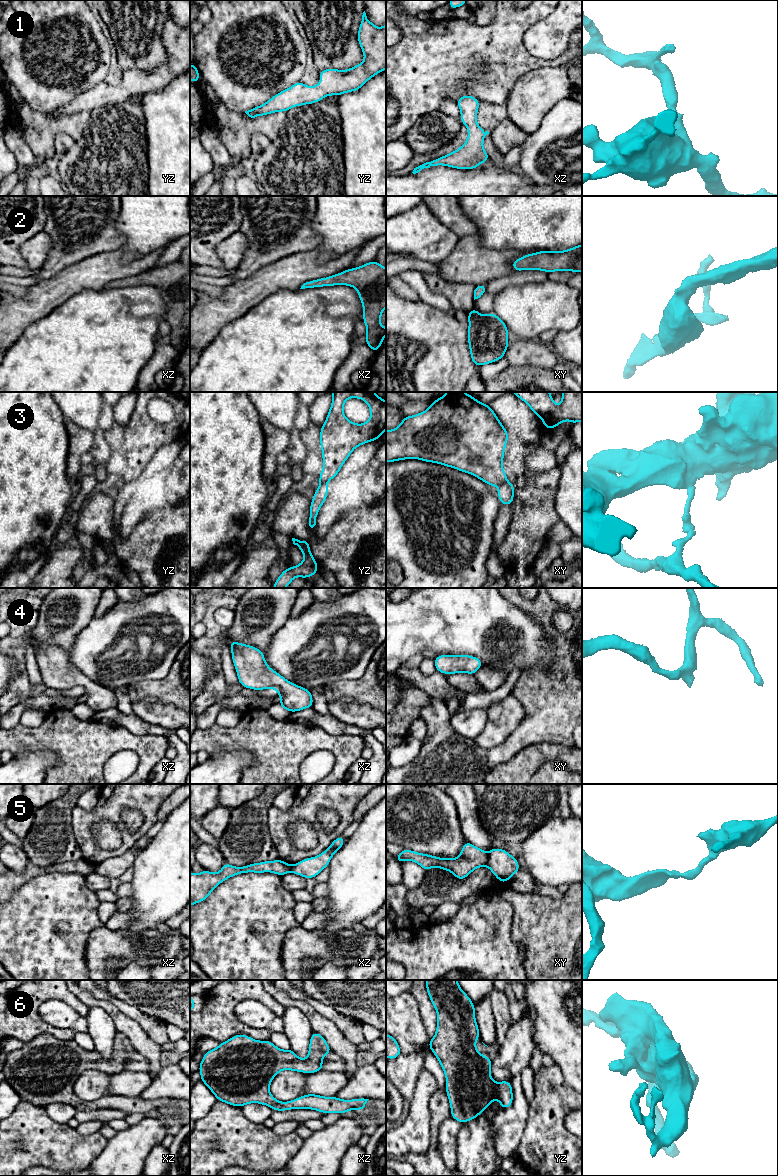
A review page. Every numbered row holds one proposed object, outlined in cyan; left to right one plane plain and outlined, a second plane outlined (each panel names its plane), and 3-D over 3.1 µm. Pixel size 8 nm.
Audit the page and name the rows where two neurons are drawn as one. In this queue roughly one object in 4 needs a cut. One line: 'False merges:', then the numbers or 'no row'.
False merges: 3, 5

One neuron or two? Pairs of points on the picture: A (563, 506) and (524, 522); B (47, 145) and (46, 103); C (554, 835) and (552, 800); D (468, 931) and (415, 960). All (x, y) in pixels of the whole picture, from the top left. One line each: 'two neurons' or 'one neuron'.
A: two neurons
B: two neurons
C: two neurons
D: one neuron

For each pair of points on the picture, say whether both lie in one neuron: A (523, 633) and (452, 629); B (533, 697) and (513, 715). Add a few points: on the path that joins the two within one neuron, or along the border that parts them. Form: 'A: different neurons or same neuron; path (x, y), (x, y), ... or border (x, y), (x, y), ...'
A: same neuron; path (505, 633), (493, 629), (470, 629)
B: different neurons; border (511, 694), (523, 709), (523, 718), (515, 728)

